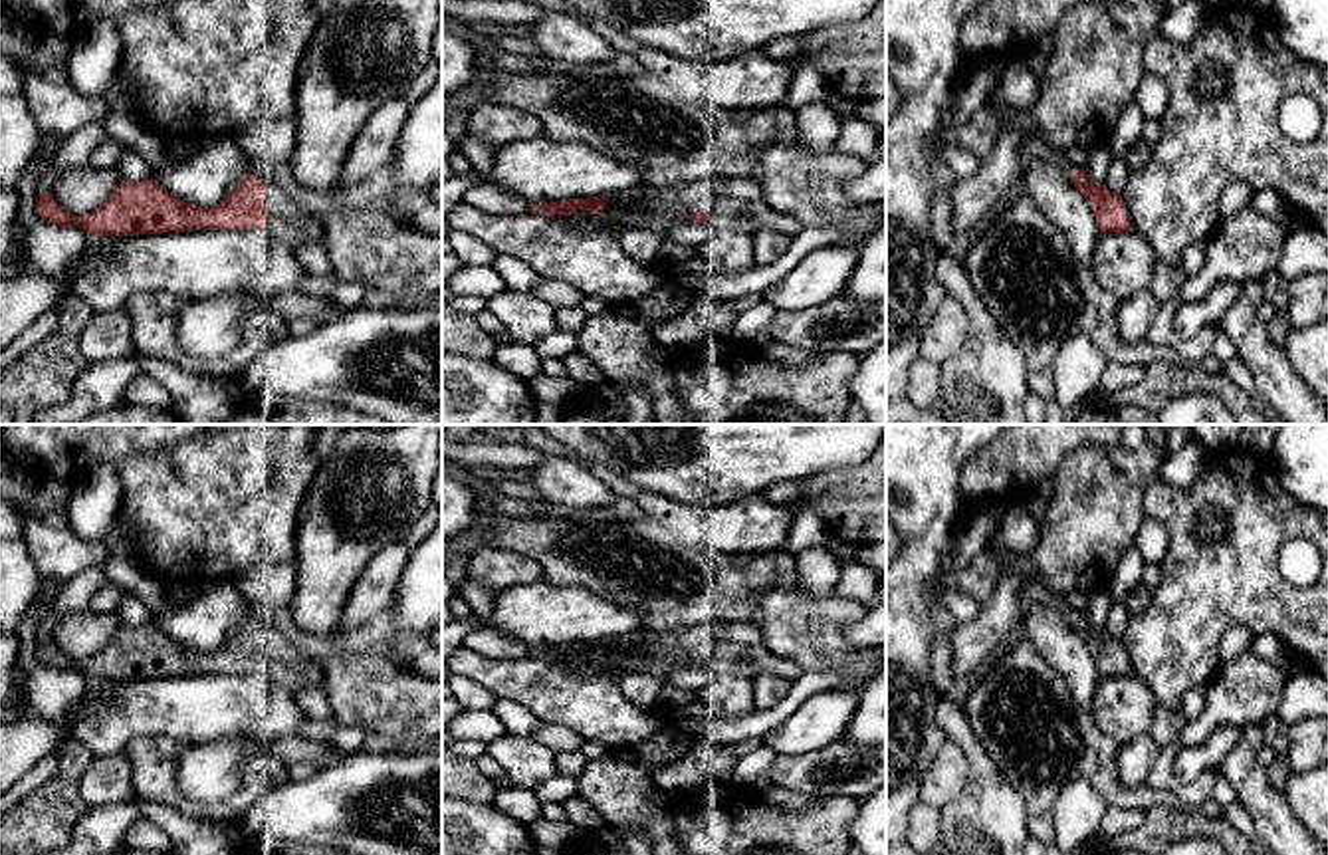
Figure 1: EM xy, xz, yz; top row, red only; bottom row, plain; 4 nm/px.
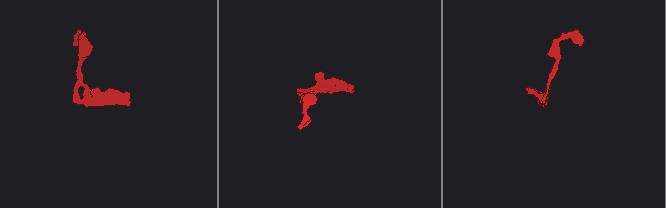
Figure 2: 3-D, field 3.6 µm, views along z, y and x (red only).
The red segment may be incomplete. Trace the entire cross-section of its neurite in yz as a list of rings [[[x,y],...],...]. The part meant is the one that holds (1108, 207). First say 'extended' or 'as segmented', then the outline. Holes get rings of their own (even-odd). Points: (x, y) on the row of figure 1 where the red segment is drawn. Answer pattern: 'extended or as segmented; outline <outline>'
extended; outline [[[1025,135],[1019,147],[1021,169],[1025,171],[1029,161],[1035,157],[1060,169],[1070,179],[1070,183],[1084,194],[1096,214],[1100,232],[1134,230],[1132,216],[1126,210],[1122,194],[1110,192],[1104,184],[1096,184],[1086,175],[1086,171],[1072,165],[1062,151],[1054,149],[1045,139],[1037,135]]]

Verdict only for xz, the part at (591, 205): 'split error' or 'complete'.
complete

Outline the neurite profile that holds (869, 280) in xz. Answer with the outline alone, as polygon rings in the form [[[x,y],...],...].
[[[886,224],[860,244],[860,260],[840,296],[886,302]]]

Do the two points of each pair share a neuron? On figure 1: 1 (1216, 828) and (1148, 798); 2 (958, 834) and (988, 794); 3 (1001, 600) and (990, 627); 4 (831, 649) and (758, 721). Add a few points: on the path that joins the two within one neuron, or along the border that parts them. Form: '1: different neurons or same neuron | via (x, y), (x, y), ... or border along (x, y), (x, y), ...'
1: different neurons | border along (1184, 806), (1170, 808), (1156, 802), (1146, 810)
2: same neuron | via (968, 824), (988, 804)
3: same neuron | via (1001, 606), (1001, 613), (994, 621)
4: different neurons | border along (855, 659), (843, 669), (803, 671)

